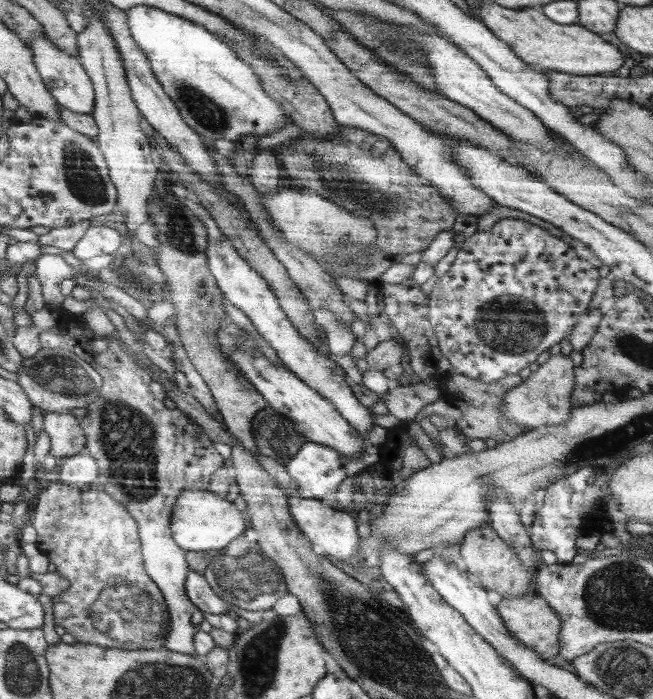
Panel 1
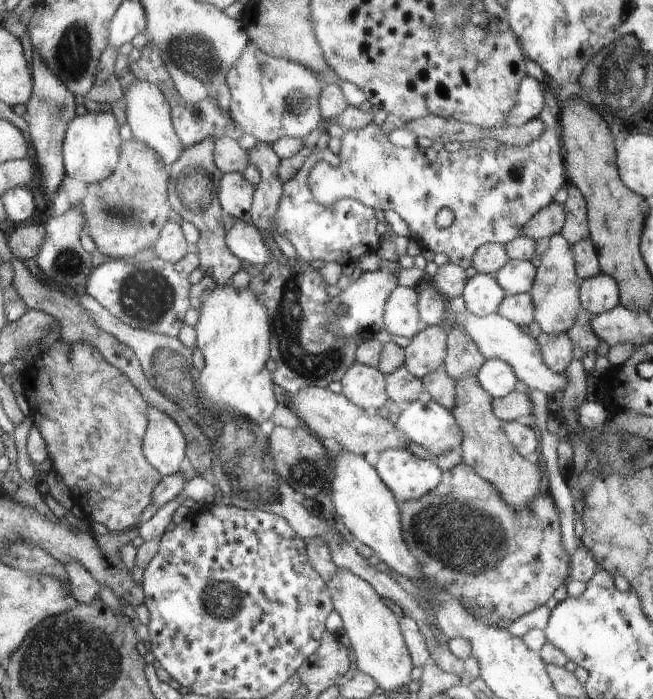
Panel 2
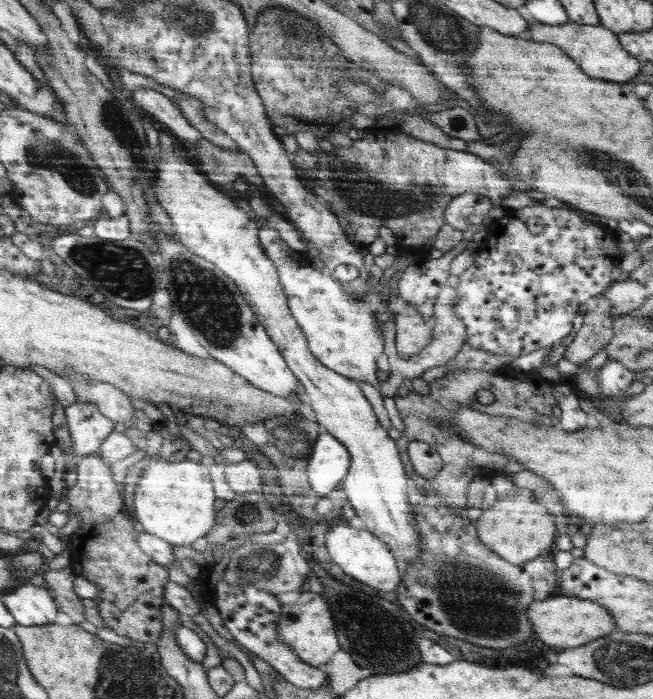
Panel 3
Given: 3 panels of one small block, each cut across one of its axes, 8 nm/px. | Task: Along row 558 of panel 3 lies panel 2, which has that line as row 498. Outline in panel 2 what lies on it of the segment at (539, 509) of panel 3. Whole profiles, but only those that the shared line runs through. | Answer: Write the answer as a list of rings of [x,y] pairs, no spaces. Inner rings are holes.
[[[474,376],[455,382],[455,404],[451,409],[456,424],[463,430],[463,443],[459,449],[462,461],[474,469],[483,480],[495,486],[500,496],[512,508],[528,508],[534,503],[540,488],[540,470],[536,462],[520,456],[508,441],[505,424],[494,412],[494,398],[483,389]]]

